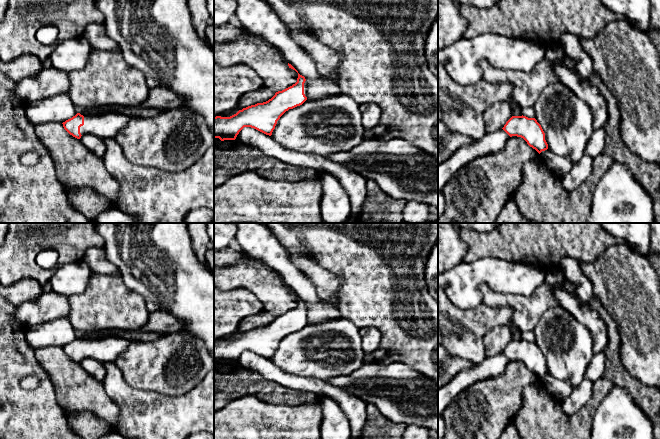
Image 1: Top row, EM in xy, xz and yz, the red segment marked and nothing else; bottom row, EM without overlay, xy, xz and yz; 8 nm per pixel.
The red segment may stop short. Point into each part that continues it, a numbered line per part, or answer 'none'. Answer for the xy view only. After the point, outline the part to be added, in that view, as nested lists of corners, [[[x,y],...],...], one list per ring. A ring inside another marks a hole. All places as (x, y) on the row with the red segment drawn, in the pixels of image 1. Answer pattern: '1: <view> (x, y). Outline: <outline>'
1: xy (106, 126). Outline: [[[111,112],[101,116],[84,116],[84,125],[80,127],[81,135],[94,134],[103,139],[113,138],[123,127],[136,116]]]

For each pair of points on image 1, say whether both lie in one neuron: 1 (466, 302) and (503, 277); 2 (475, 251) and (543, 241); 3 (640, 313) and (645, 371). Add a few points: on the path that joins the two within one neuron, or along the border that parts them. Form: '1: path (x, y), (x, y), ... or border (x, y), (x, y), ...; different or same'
1: path (468, 290), (481, 277), (491, 277); same
2: path (492, 250), (526, 252); same
3: path (645, 327), (645, 357); same

